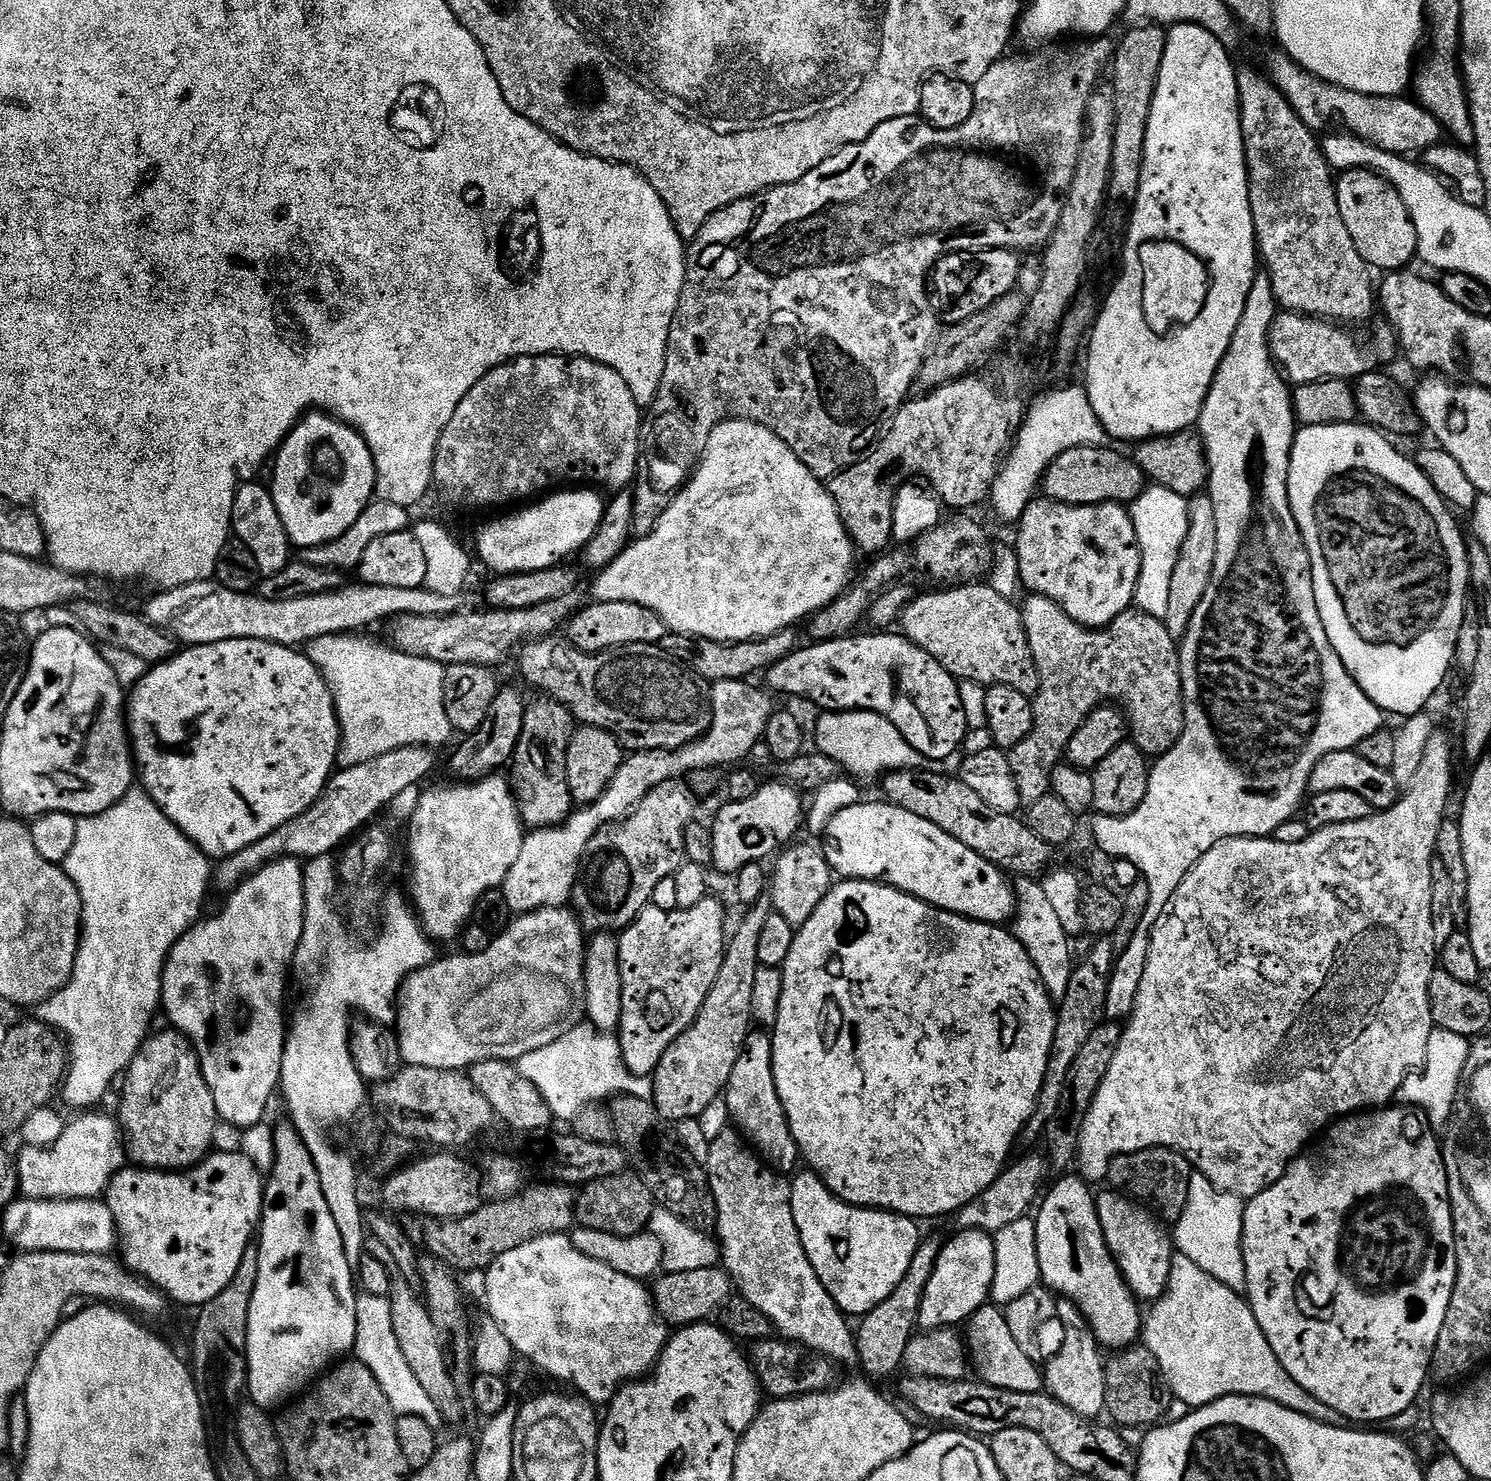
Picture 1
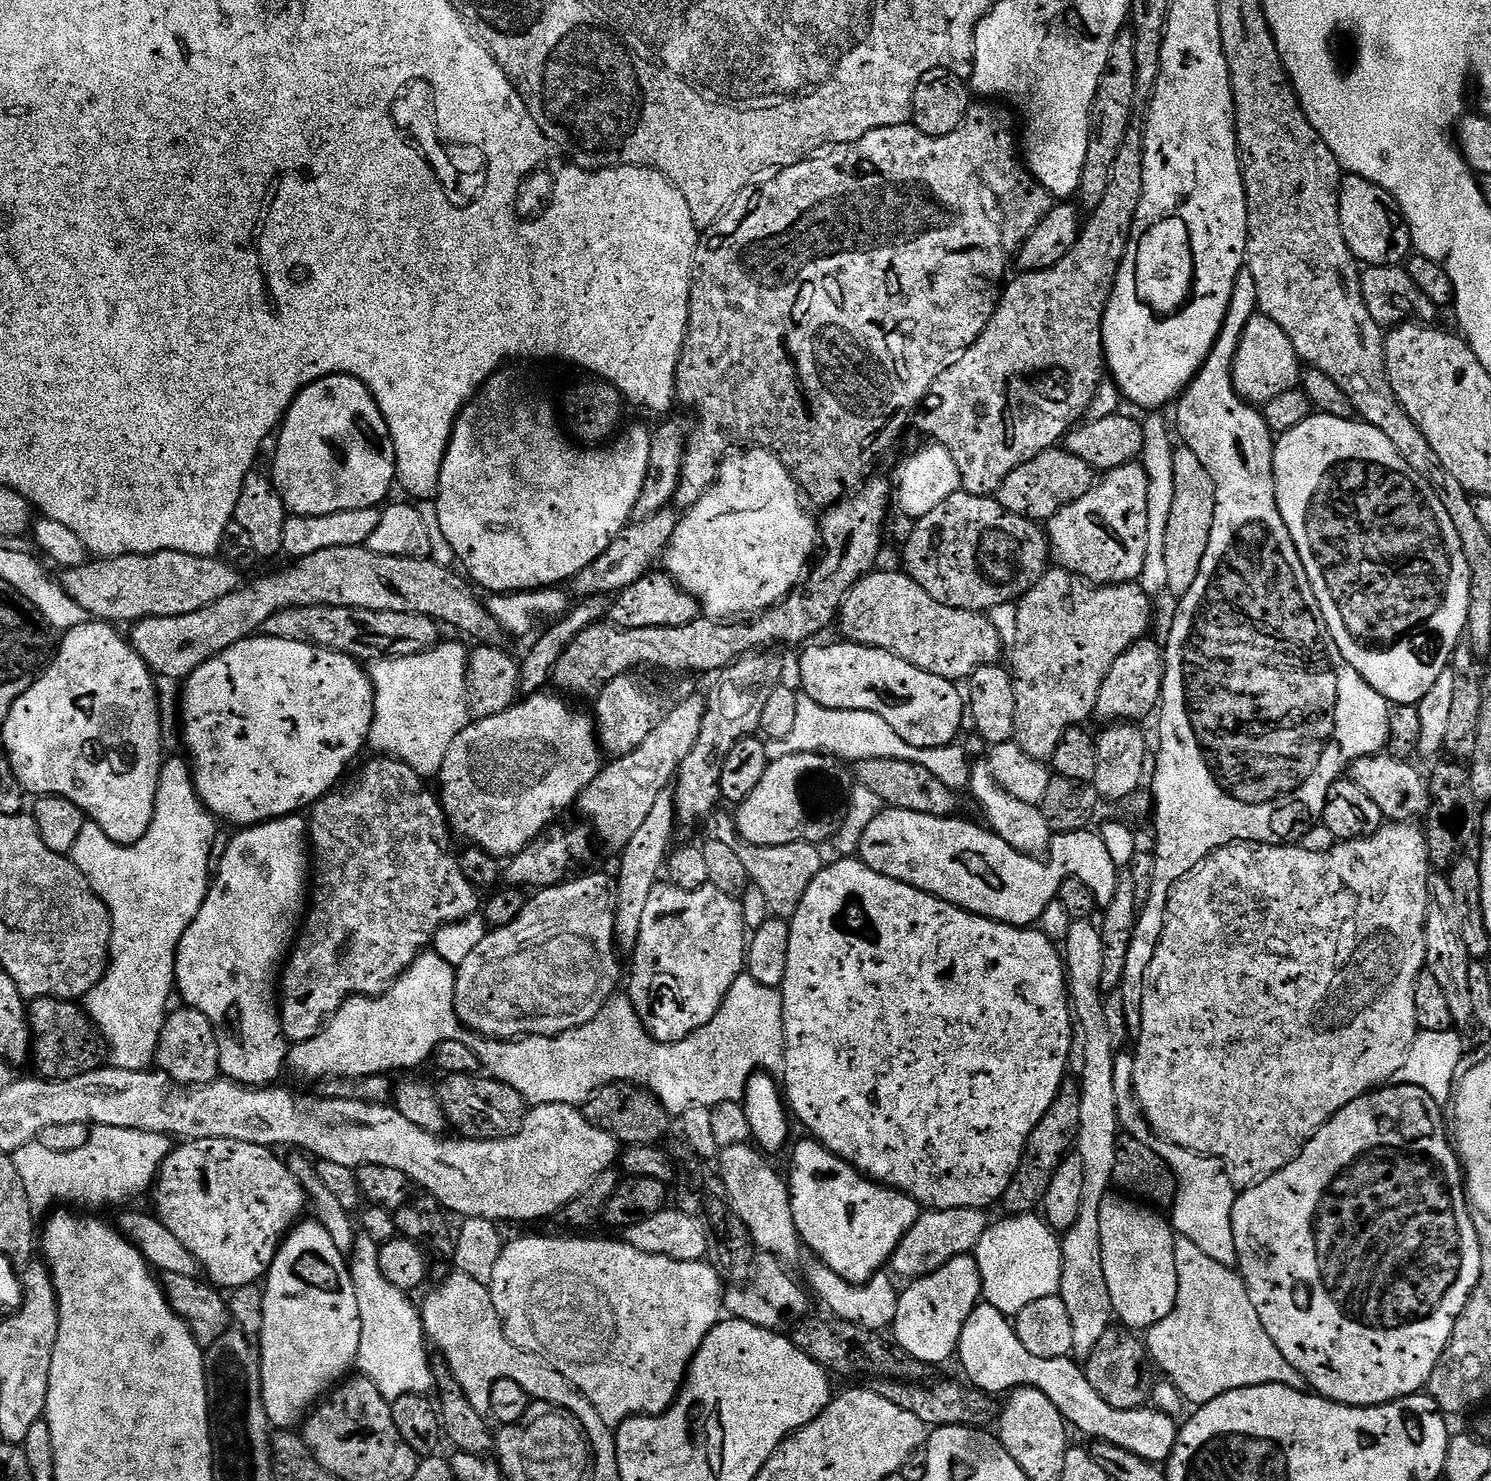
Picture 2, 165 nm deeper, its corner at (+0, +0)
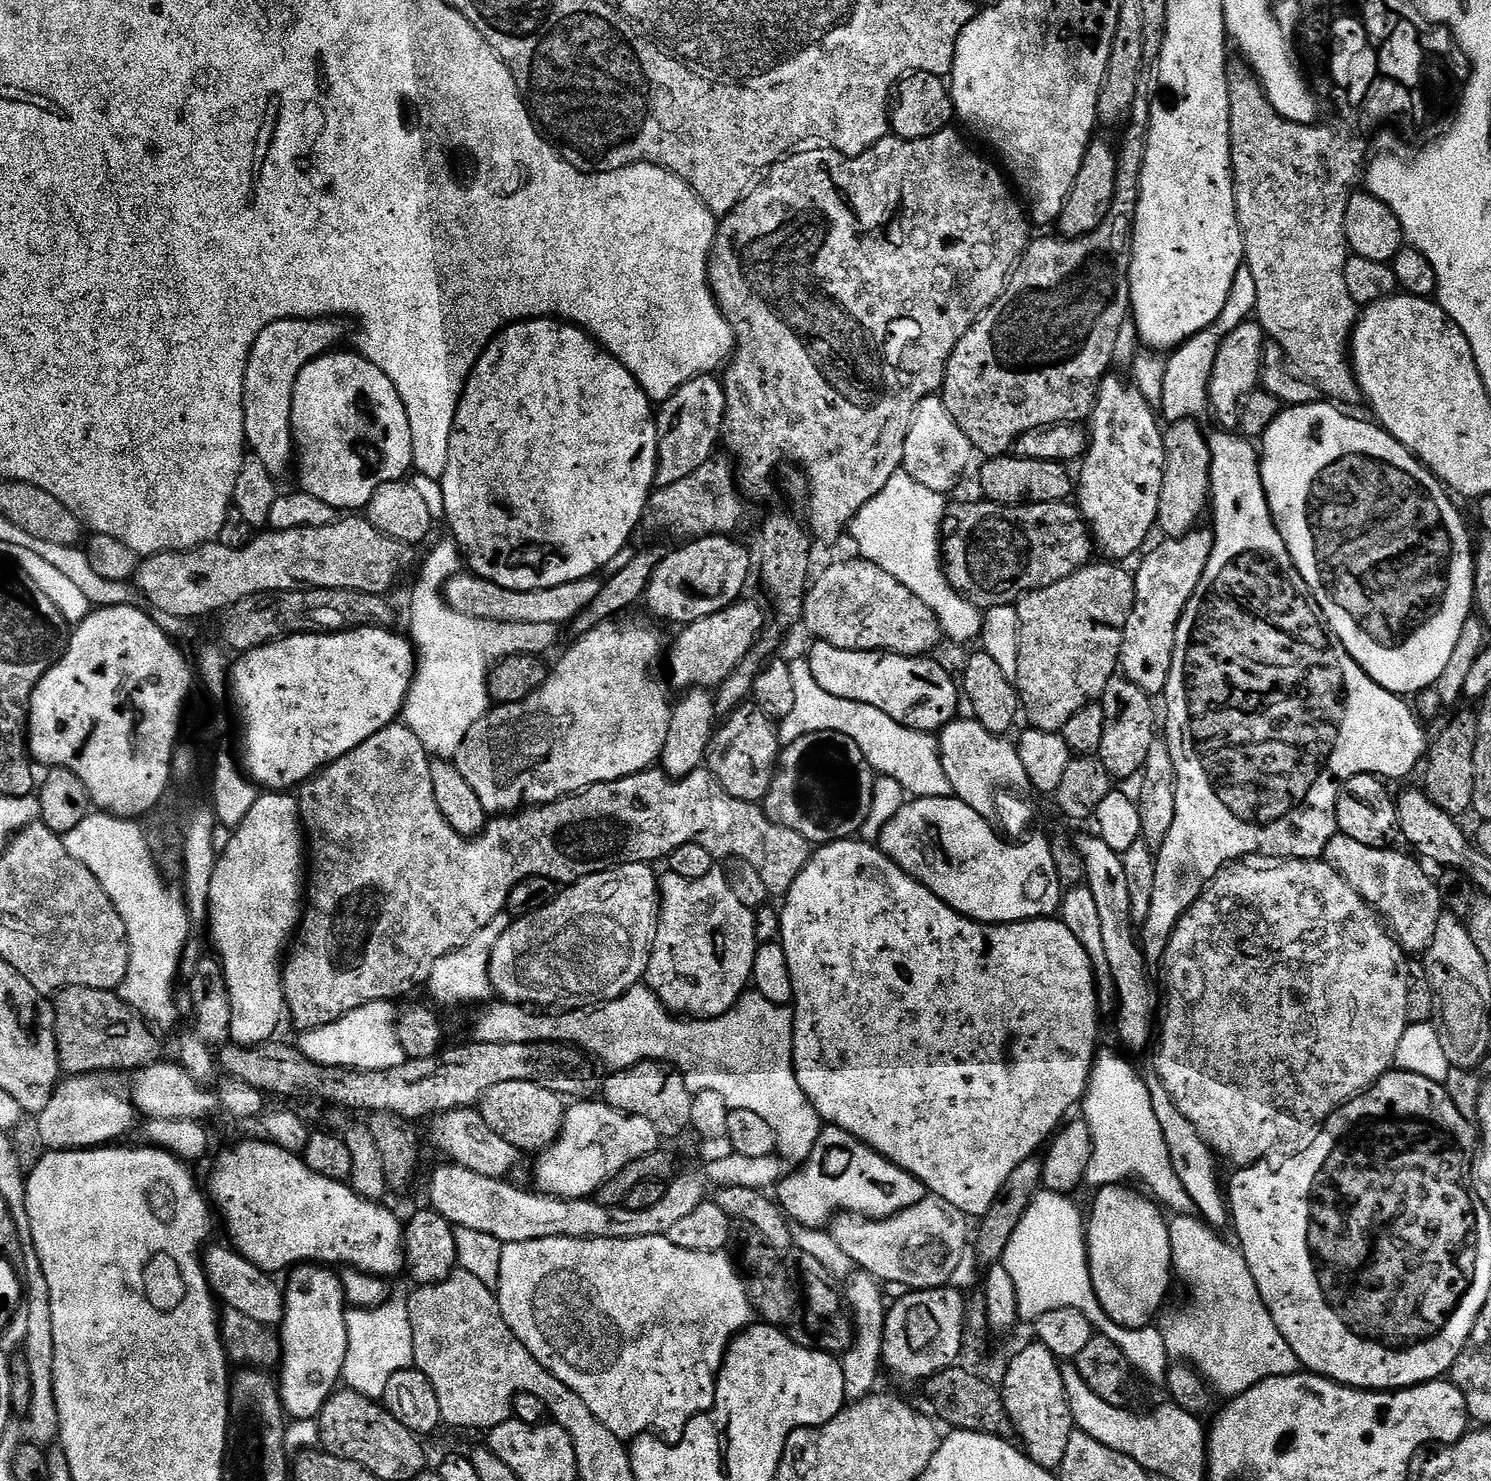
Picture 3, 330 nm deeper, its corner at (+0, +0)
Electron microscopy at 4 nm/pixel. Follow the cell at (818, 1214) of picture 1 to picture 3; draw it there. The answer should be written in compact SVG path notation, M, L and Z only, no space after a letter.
M831 1126L821 1127L818 1142L814 1142L814 1150L810 1158L803 1167L793 1172L796 1172L793 1176L792 1173L785 1175L784 1179L776 1185L774 1196L789 1221L809 1230L823 1229L837 1215L838 1210L867 1216L870 1220L884 1220L910 1206L918 1206L918 1202L922 1202L924 1197L929 1195L928 1187L918 1178L914 1178L914 1174L902 1170L897 1164L890 1162L885 1156L878 1154L846 1130Z

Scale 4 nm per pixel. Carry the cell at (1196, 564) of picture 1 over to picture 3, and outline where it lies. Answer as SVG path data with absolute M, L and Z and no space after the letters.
M1193 419L1173 421L1164 432L1164 474L1159 491L1157 527L1167 539L1191 532L1210 498L1211 447Z

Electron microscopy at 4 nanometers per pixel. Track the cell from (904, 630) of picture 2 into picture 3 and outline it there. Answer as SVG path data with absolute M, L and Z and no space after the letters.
M863 558L844 560L841 564L832 564L820 577L815 577L804 597L804 614L802 624L808 627L812 638L826 642L830 646L838 646L842 650L855 652L893 652L903 656L923 656L931 653L931 648L942 640L940 623L936 615L898 578L886 574L882 566L874 566L874 562Z

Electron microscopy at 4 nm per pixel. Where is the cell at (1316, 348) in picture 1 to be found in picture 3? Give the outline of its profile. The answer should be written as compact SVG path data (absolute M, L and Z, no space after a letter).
M1245 322L1224 337L1218 354L1214 358L1214 368L1208 379L1208 408L1216 415L1221 429L1233 427L1240 410L1240 401L1257 391L1260 383L1260 363L1266 343L1266 333L1259 323Z

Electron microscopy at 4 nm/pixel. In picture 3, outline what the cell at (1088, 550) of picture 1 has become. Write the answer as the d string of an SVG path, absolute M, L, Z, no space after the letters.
M1109 374L1100 383L1090 417L1092 428L1088 451L1082 460L1084 469L1074 492L1095 547L1099 551L1101 548L1112 562L1124 562L1127 556L1134 555L1157 527L1159 491L1164 474L1161 421L1135 383L1125 380Z

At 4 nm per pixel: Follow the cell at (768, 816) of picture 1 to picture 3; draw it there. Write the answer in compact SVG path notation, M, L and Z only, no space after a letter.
M837 732L806 734L781 751L776 776L762 807L773 822L802 834L809 845L851 840L870 814L876 778L858 742Z

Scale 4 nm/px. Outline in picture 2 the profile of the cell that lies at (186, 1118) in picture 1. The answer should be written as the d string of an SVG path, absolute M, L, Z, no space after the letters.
M180 1006L180 1009L169 1011L168 1021L160 1035L156 1047L155 1067L168 1073L175 1083L181 1086L209 1084L221 1075L220 1047L216 1037L216 1027L210 1018L196 1008Z

